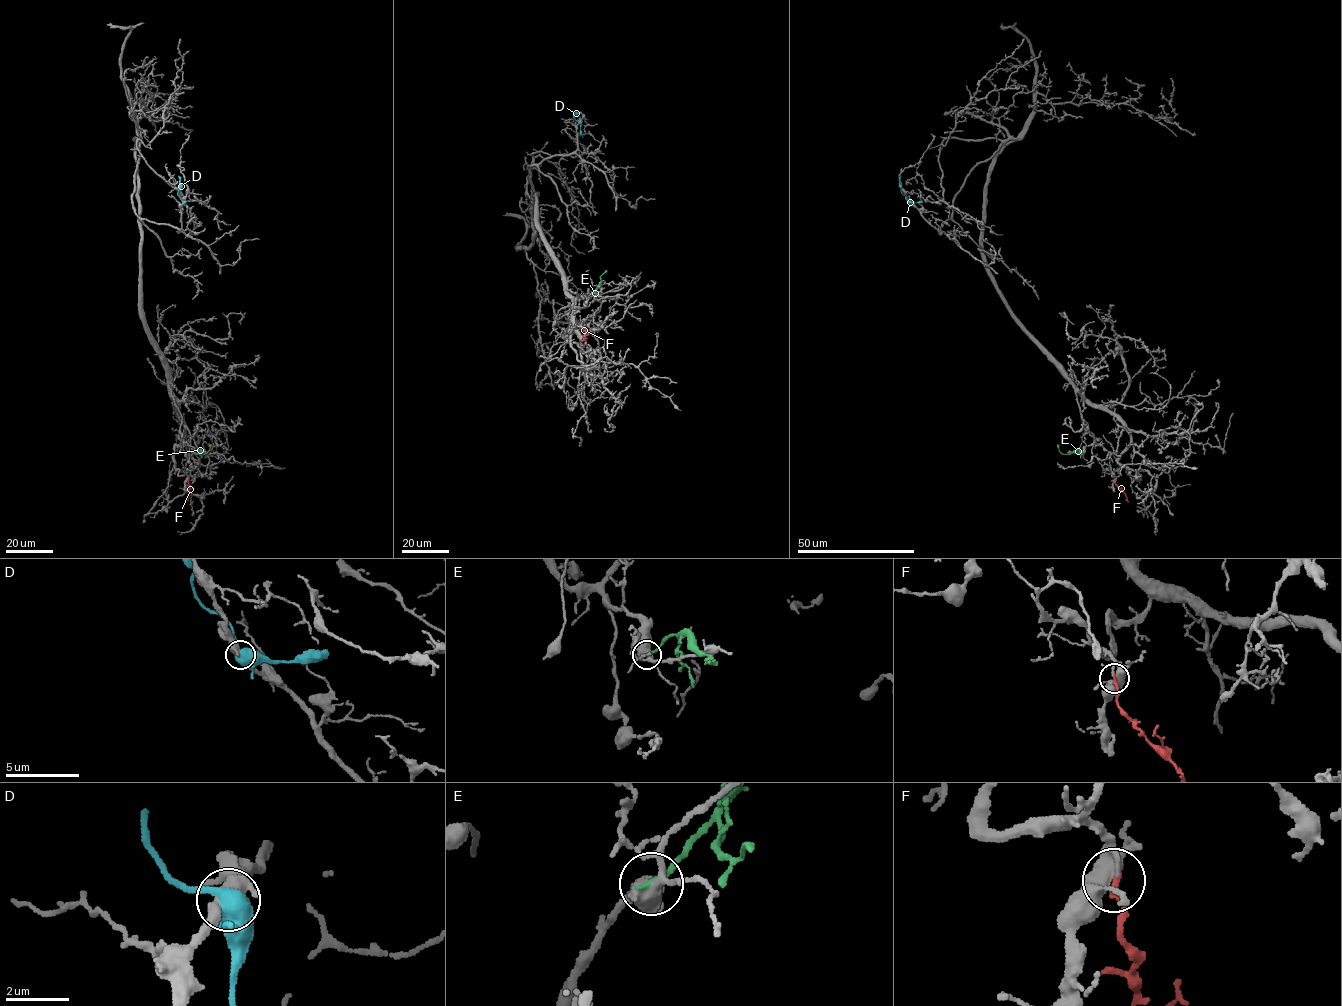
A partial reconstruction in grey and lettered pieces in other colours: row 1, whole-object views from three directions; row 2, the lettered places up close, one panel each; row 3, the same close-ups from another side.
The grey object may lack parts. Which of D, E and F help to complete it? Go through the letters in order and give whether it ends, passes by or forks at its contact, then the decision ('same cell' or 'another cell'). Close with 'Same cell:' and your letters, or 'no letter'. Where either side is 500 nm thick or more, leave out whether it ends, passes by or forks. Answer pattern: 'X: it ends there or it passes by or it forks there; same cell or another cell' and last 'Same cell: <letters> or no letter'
D: same cell
E: it ends there; another cell
F: it ends there; same cell
Same cell: D, F

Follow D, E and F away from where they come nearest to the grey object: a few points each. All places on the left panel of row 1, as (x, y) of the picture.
D: (184, 201), (177, 193), (178, 176)
E: (194, 452), (200, 450), (205, 454), (211, 444)
F: (188, 479), (189, 497), (185, 502)

